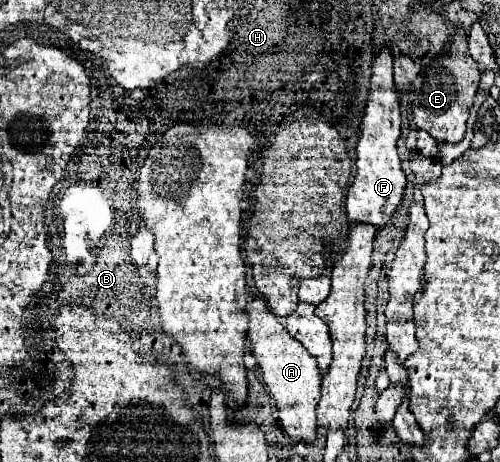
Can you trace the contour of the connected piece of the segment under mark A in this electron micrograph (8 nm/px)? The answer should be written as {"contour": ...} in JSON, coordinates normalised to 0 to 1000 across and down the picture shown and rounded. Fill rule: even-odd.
{"contour":[[[508,645],[496,658],[492,680],[500,693],[492,723],[504,749],[504,766],[516,779],[532,835],[552,861],[566,933],[592,952],[624,957],[632,948],[632,879],[640,866],[640,827],[644,827],[632,775],[616,766],[616,758],[576,723],[576,714],[560,701],[560,693],[532,667],[532,654],[524,645]]]}

